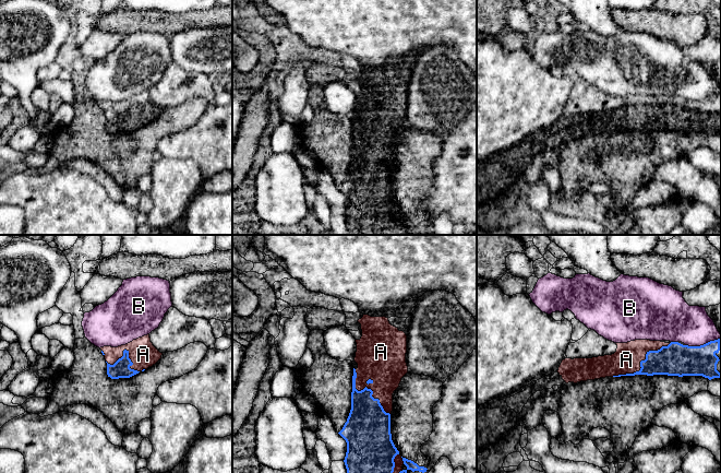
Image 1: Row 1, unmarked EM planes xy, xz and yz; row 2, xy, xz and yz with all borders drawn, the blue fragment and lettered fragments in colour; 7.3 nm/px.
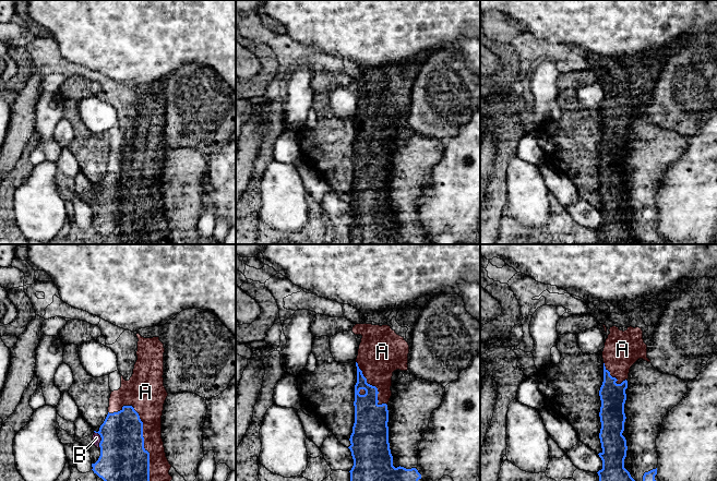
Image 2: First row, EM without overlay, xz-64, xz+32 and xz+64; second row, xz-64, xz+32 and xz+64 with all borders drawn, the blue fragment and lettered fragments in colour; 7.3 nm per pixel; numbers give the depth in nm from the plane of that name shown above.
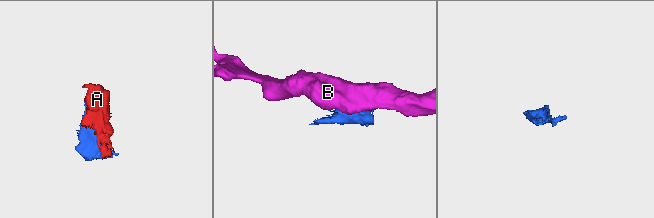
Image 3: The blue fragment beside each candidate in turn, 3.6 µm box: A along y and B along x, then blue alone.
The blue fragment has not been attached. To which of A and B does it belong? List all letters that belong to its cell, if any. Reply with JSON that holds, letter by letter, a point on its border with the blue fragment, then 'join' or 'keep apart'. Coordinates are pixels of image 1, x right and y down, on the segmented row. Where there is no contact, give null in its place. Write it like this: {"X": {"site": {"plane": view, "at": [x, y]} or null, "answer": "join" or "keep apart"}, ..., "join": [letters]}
{"A": {"site": {"plane": "yz", "at": [640, 363]}, "answer": "join"}, "B": {"site": {"plane": "yz", "at": [701, 345]}, "answer": "keep apart"}, "join": ["A"]}

